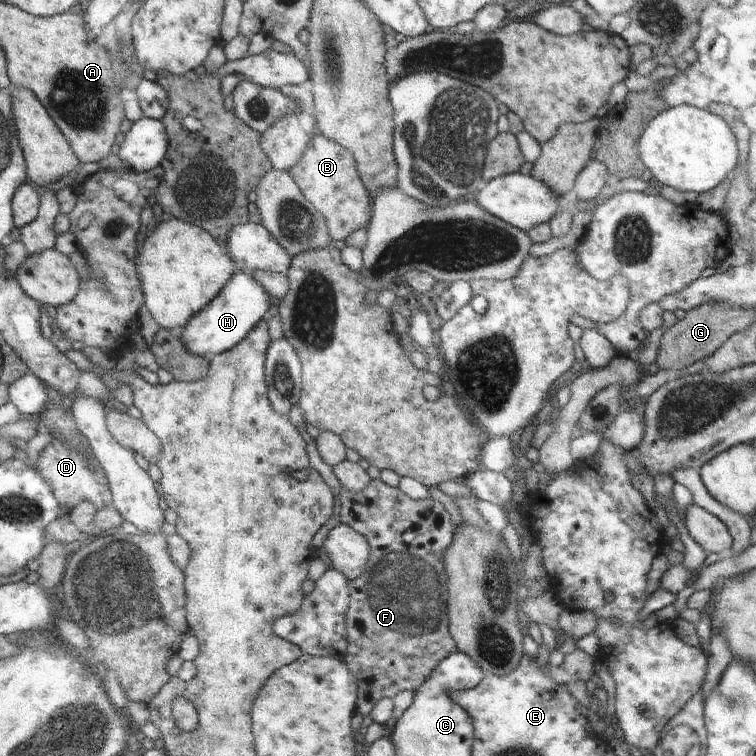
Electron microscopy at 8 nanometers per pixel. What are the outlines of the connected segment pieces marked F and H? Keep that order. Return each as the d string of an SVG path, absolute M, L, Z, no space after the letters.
M381 478L372 479L360 492L352 492L341 486L338 500L341 506L339 522L346 523L350 528L364 535L369 542L369 557L366 568L358 578L349 581L350 602L345 614L345 629L347 630L348 646L346 654L342 658L357 682L357 711L362 713L363 716L366 716L366 714L370 714L372 708L374 708L374 705L380 698L386 697L392 699L399 692L415 691L422 682L432 674L432 670L438 666L438 663L442 659L445 659L446 656L457 650L454 637L451 635L449 629L447 609L449 580L445 573L442 560L444 551L452 542L455 533L455 525L452 523L452 518L448 511L444 509L444 505L439 501L435 501L430 497L426 497L425 499L411 499L408 495L400 491L398 487L391 487L384 484Z
M235 272L230 282L196 315L184 325L181 335L185 349L199 357L210 357L230 350L268 312L270 296L252 278Z

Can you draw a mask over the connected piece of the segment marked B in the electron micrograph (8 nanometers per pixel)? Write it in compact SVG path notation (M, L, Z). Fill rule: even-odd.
M322 133L310 139L306 150L287 171L301 193L324 215L330 236L336 240L345 238L358 229L364 229L372 216L372 198L359 177L354 155Z

